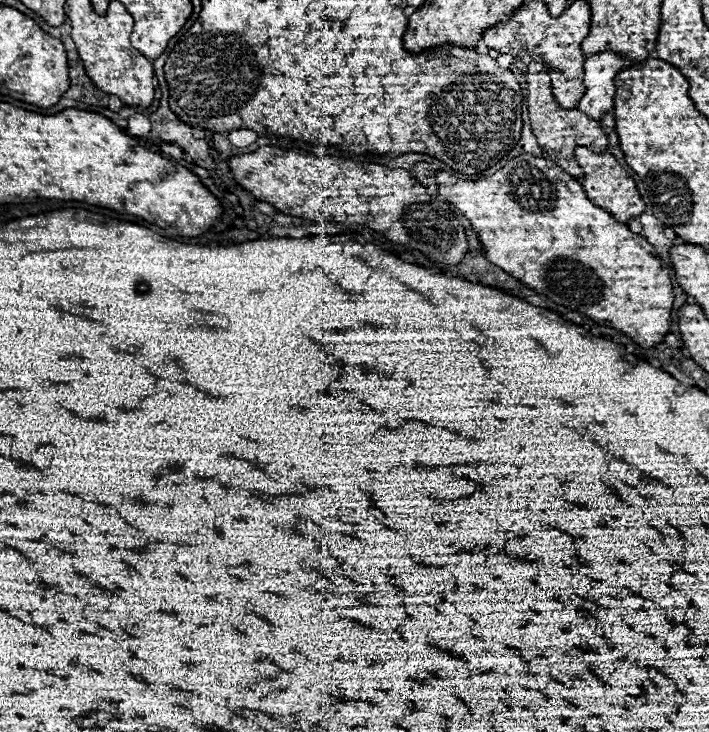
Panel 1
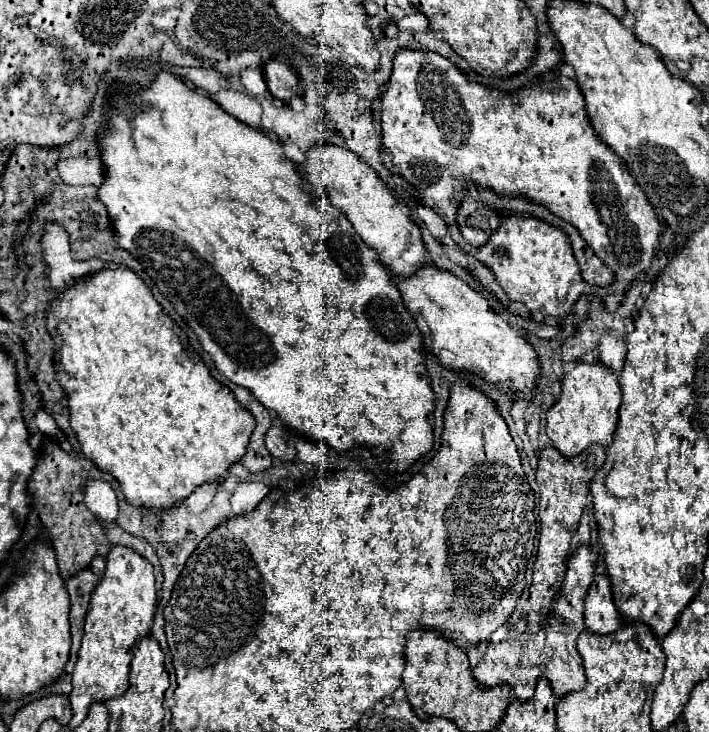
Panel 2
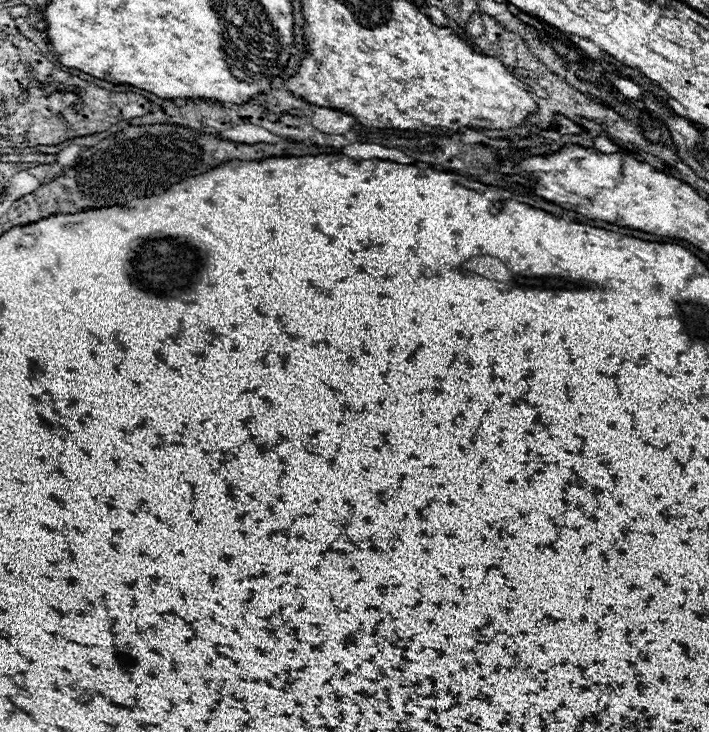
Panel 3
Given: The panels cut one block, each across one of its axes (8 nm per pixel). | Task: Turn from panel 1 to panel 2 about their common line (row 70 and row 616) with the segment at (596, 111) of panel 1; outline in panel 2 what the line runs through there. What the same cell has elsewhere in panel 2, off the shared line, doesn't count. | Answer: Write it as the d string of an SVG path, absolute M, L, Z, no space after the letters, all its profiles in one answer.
M606 574L596 576L590 584L588 596L584 600L584 624L586 630L594 634L612 634L622 628L622 620L616 612L610 580Z

